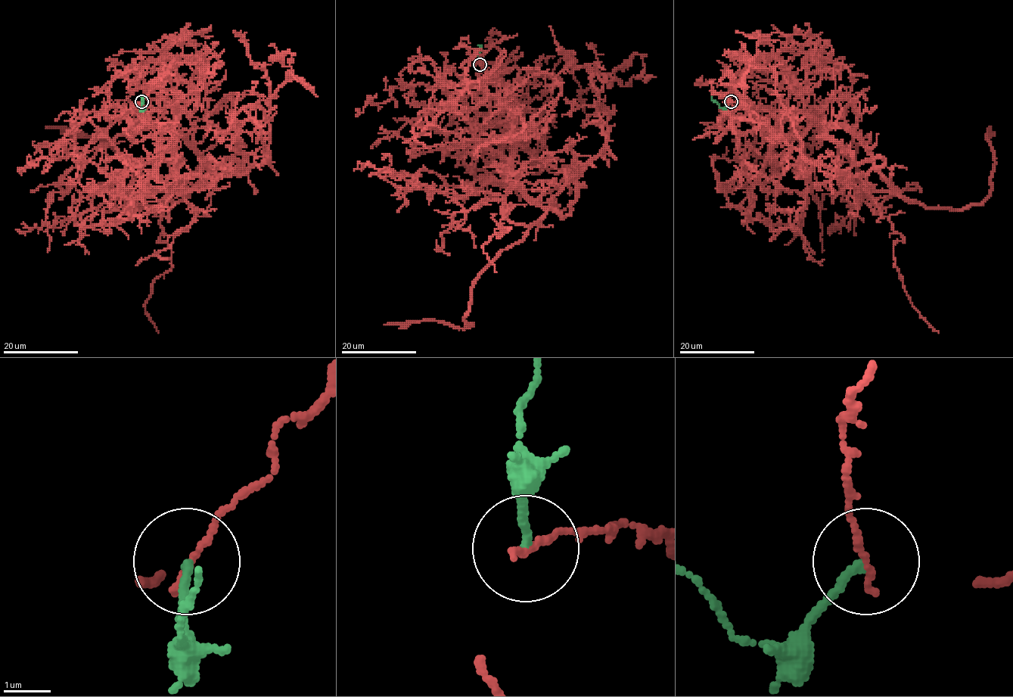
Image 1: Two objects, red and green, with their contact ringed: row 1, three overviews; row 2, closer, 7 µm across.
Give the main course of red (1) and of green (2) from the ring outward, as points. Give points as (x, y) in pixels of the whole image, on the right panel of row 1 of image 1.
1: (731, 101), (841, 123), (874, 166), (778, 139), (724, 54)
2: (731, 101), (722, 108), (712, 96)

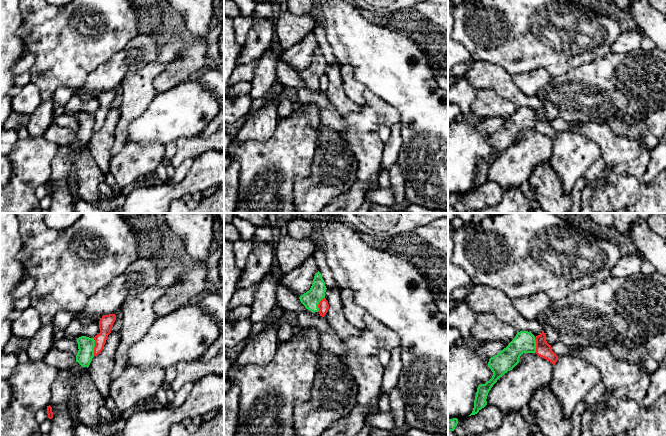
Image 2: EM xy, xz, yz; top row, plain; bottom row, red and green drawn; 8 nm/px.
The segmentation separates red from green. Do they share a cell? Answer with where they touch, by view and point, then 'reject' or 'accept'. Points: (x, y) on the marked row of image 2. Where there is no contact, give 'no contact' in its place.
contact xy (94, 347); reject

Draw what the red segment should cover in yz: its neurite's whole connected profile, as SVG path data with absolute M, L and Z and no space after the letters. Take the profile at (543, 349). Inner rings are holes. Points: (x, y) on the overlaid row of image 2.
M544 331L535 337L536 340L536 354L548 361L550 361L553 366L558 360L558 356L552 351L551 345L546 341L546 335Z

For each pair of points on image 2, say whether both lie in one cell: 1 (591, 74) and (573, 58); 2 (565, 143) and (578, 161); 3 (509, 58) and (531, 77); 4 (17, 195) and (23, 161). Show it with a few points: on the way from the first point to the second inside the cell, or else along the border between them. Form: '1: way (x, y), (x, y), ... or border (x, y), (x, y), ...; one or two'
1: border (603, 56), (592, 62), (574, 67), (560, 76); two
2: way (568, 147), (574, 157); one
3: border (548, 73), (542, 68), (535, 68), (512, 75); two
4: way (20, 187), (23, 169); one

